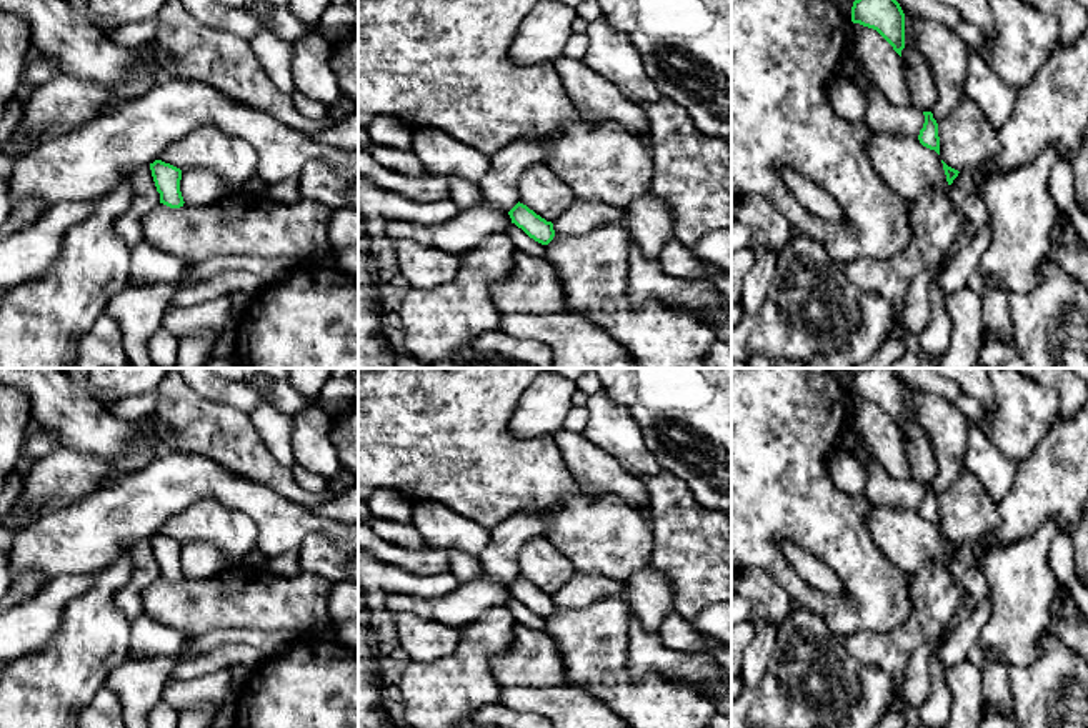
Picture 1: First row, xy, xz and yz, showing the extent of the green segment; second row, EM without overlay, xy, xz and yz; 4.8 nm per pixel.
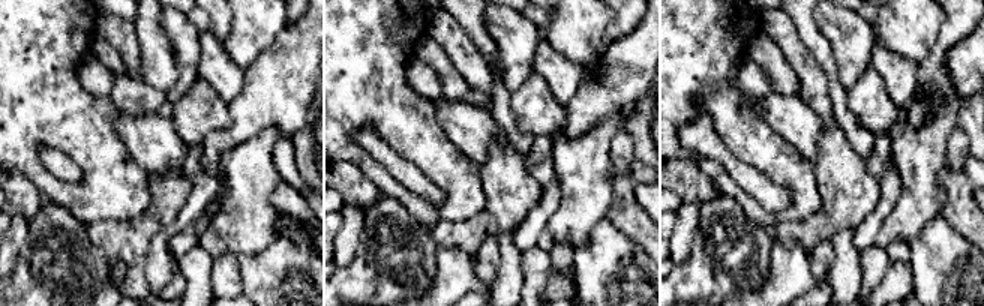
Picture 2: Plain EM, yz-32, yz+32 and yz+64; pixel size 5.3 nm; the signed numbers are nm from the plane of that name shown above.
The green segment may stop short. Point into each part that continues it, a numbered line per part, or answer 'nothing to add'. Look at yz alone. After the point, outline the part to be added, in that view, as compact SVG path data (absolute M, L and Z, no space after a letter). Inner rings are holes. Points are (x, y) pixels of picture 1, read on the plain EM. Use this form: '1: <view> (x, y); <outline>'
nothing to add

